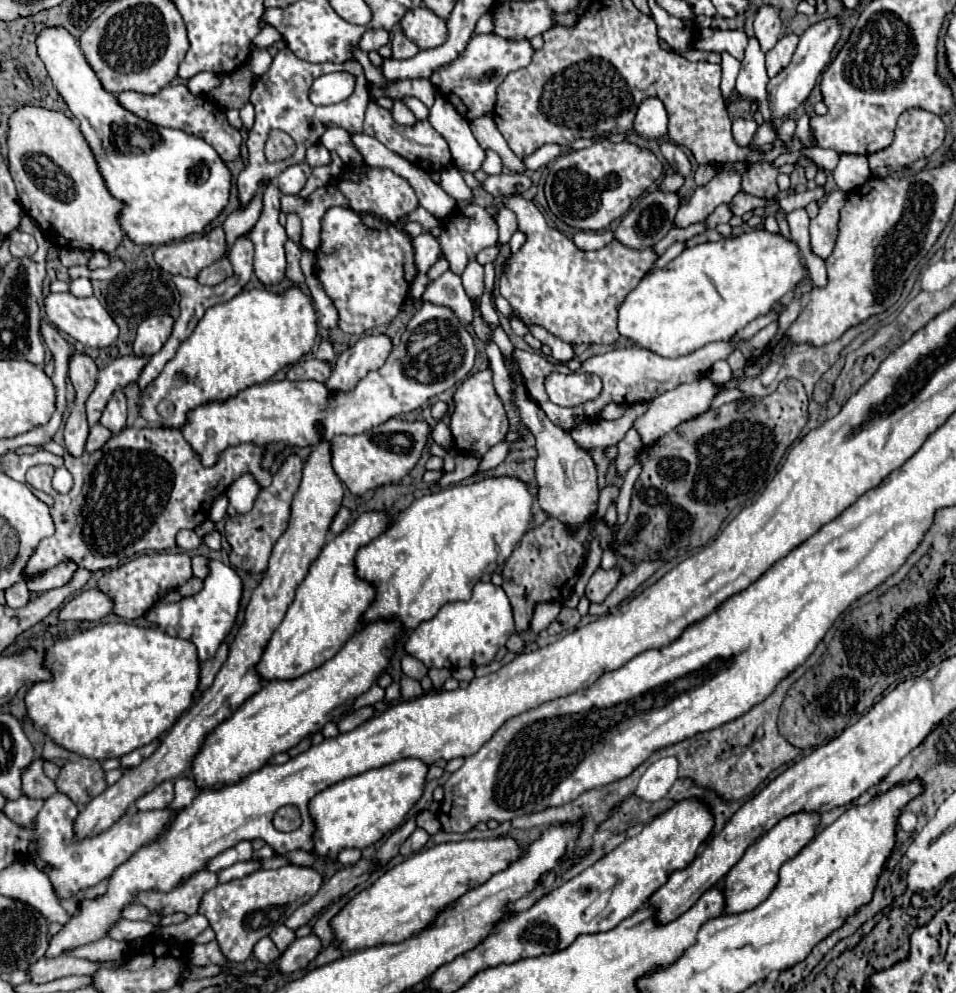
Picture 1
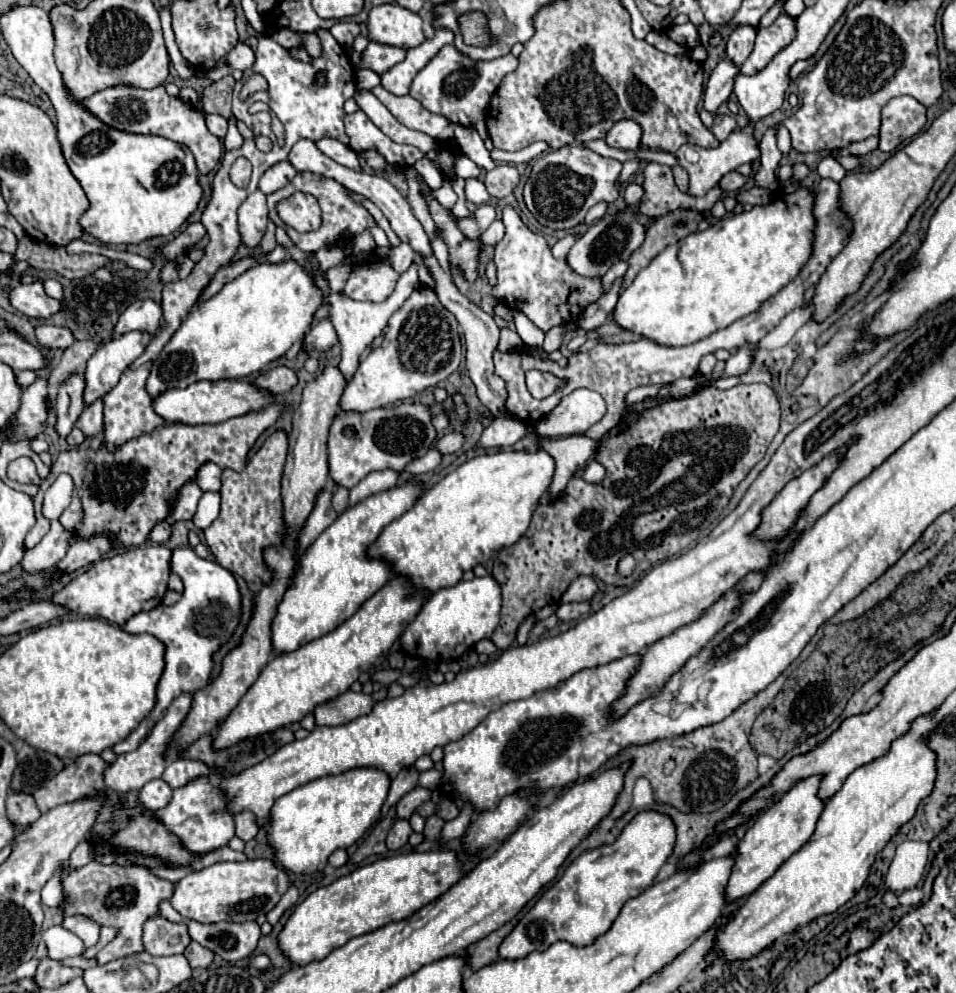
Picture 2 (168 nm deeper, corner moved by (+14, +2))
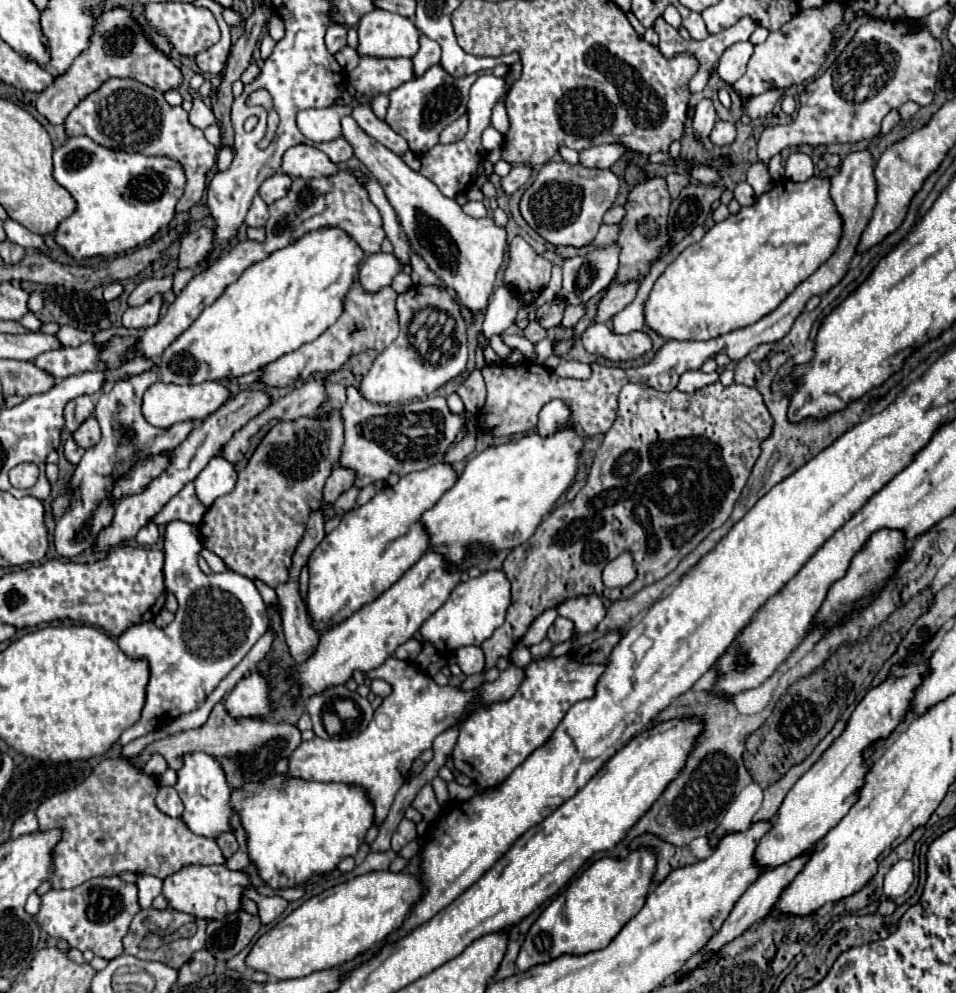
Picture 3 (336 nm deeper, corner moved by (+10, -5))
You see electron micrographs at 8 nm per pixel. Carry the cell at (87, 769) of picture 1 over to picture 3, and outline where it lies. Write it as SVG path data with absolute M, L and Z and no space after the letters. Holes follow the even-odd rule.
M119 757L101 761L83 783L43 801L37 809L39 829L41 831L53 827L65 829L65 837L61 845L57 845L55 849L55 871L53 877L49 877L53 889L71 889L93 877L119 875L121 871L147 873L159 879L167 879L187 865L225 865L227 859L223 857L215 839L191 833L181 819L165 817L165 813L161 813L155 807L157 789L159 783L155 777L141 773L129 761Z

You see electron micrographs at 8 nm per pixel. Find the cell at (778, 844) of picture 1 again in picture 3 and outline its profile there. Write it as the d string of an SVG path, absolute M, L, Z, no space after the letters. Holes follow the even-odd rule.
M915 653L909 657L907 665L893 667L887 681L863 697L863 701L855 707L843 735L833 741L821 759L787 793L771 821L771 829L763 835L755 849L755 865L761 871L773 871L807 853L833 825L837 825L837 821L841 821L841 817L845 817L853 801L857 801L857 789L861 789L861 781L867 773L861 751L877 739L887 739L905 719L913 691L927 671L927 663L919 663L919 659L921 653Z

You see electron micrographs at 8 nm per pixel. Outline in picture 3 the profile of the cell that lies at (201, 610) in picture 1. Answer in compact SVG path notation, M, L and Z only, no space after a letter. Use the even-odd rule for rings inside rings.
M171 521L167 525L163 573L167 591L173 591L179 601L175 619L167 627L149 623L133 625L117 639L119 647L129 657L143 657L151 667L145 709L137 725L121 735L121 745L159 729L165 717L170 720L185 711L199 709L219 681L241 663L267 631L269 617L255 583L235 571L205 575L197 565L199 549L201 541L195 525L183 521ZM183 703L189 703L189 707Z

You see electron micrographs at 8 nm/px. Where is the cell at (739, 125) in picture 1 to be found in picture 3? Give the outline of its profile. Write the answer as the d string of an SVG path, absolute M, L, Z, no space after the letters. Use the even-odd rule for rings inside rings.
M717 121L715 127L713 127L713 131L711 131L711 135L709 135L709 139L711 139L715 145L719 145L719 147L731 145L731 143L735 141L735 137L737 137L737 129L735 129L735 125L729 123L729 121Z

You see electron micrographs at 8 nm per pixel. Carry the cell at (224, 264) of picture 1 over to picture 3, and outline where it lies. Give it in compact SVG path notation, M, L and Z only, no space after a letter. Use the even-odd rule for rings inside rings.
M163 275L161 279L145 279L137 285L137 289L129 295L129 305L143 305L153 295L161 295L173 289L173 275Z

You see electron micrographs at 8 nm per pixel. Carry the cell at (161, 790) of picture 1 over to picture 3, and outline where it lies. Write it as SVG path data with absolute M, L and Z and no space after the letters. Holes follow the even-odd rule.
M159 787L155 803L157 803L159 811L163 811L169 817L181 817L181 813L183 813L183 803L173 787Z

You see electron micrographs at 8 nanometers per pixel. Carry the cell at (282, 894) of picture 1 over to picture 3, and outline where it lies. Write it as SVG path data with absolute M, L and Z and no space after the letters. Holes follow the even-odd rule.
M191 865L163 881L163 895L171 909L213 921L239 911L247 887L251 887L251 879L245 871L233 871L225 865Z

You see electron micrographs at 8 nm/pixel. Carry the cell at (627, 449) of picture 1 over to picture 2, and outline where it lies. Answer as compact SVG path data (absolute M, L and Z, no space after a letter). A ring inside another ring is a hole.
M587 462L585 470L583 470L583 474L581 474L581 478L583 478L583 480L593 482L593 484L601 482L601 480L603 480L603 476L605 476L605 468L603 468L601 464L597 464L597 462Z

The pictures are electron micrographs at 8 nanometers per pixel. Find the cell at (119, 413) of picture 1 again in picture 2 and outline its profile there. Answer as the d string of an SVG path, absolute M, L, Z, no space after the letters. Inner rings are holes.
M97 400L89 404L75 424L85 436L97 436L103 432L103 402Z

